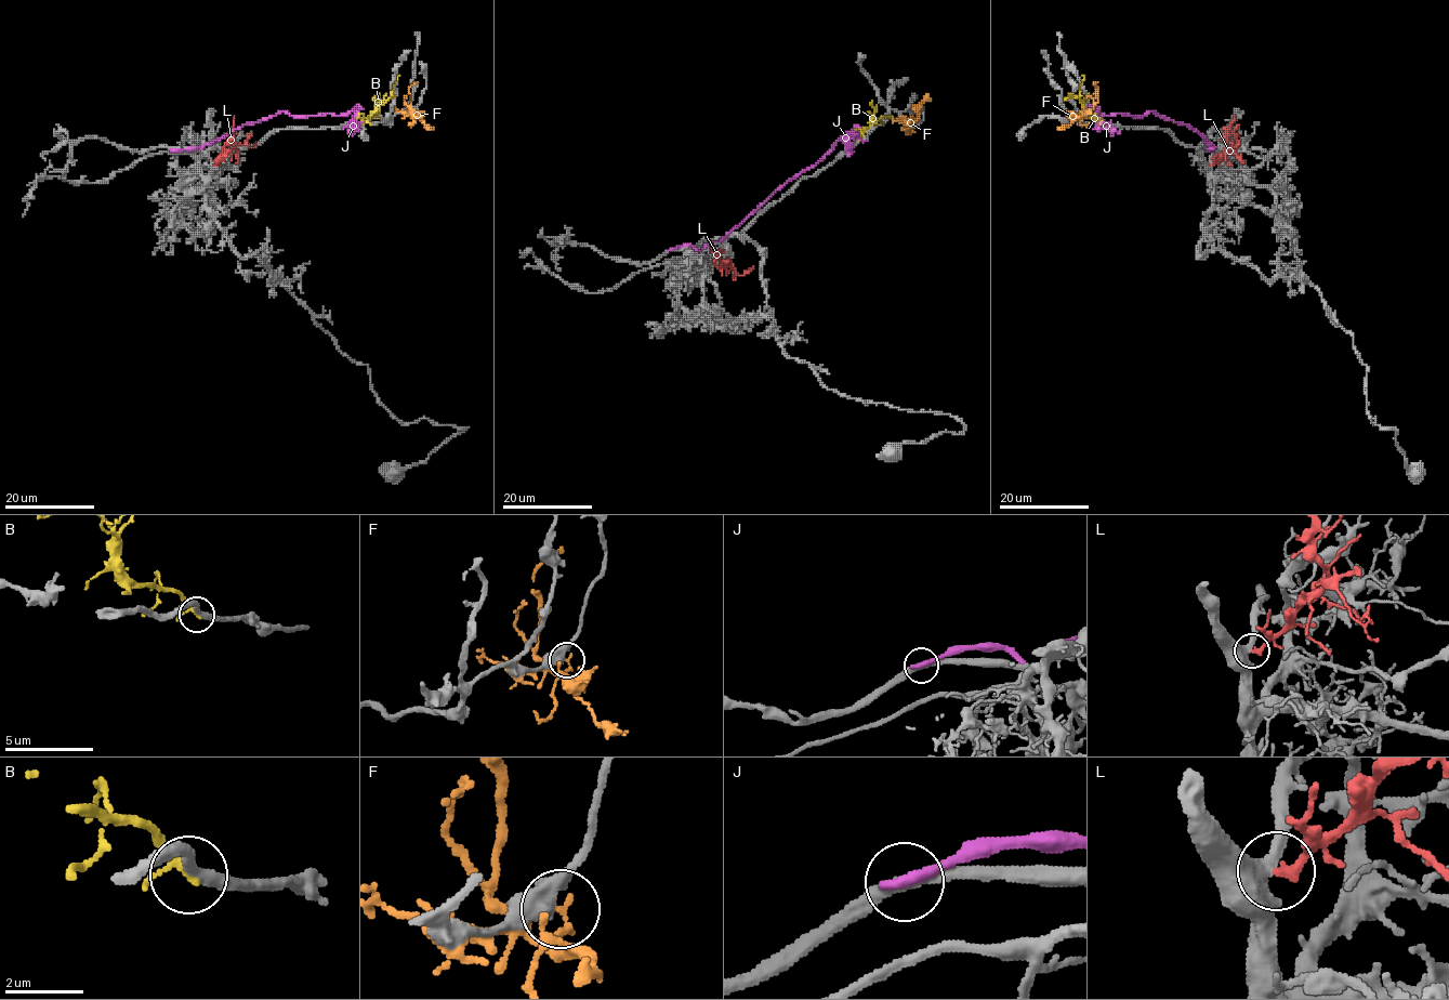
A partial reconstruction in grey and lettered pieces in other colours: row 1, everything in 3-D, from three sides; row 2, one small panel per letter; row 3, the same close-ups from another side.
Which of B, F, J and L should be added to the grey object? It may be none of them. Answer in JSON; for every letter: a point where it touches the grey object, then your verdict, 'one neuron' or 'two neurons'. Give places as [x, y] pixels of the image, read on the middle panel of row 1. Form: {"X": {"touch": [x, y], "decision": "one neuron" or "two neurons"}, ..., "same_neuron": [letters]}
{"B": {"touch": [858, 141], "decision": "two neurons"}, "F": {"touch": [914, 126], "decision": "two neurons"}, "J": {"touch": [670, 250], "decision": "two neurons"}, "L": {"touch": [711, 247], "decision": "one neuron"}, "same_neuron": ["L"]}

